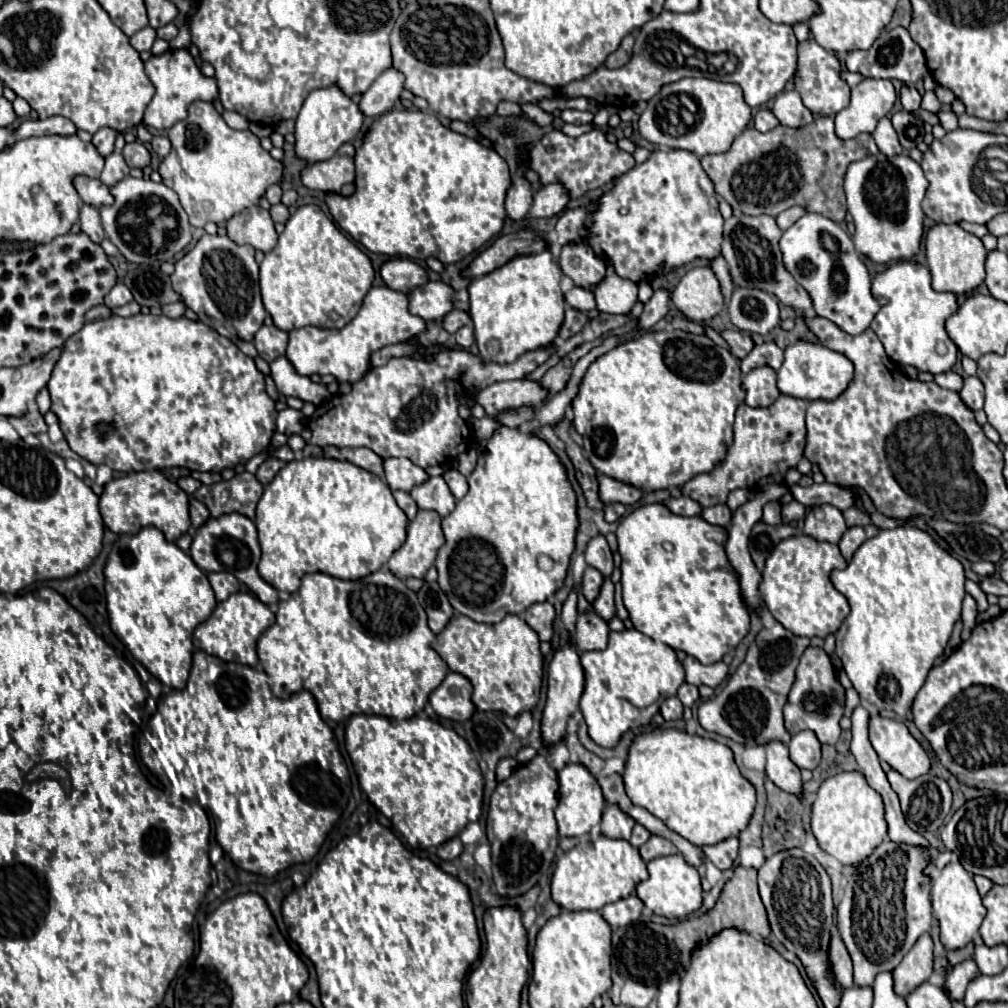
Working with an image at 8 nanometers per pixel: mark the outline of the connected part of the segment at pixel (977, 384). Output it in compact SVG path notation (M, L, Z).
M978 376L964 378L964 388L960 390L960 396L972 410L980 410L984 406L984 384L978 380Z

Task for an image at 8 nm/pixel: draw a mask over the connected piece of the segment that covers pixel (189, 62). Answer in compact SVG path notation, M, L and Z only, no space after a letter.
M168 50L160 56L152 56L146 62L146 74L156 86L156 94L150 100L146 112L144 112L144 124L156 130L168 130L172 124L184 120L188 116L188 106L196 100L206 100L212 102L218 98L218 86L214 78L208 78L200 72L196 66L192 54L188 50Z

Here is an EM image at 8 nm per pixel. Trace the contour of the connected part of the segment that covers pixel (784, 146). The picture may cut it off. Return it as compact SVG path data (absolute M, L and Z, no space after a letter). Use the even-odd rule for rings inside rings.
M820 116L802 128L776 126L772 132L746 128L728 152L704 156L702 168L714 180L716 194L744 214L776 216L792 206L804 206L808 212L818 212L836 224L844 224L844 172L852 160L862 160L876 152L878 146L870 134L840 140L834 134L834 118Z

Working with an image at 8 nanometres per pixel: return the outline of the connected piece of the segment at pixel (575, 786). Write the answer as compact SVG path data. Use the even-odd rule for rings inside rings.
M566 764L558 772L558 806L556 806L556 822L560 836L582 836L590 832L592 826L600 824L600 816L606 802L596 778L582 764Z

